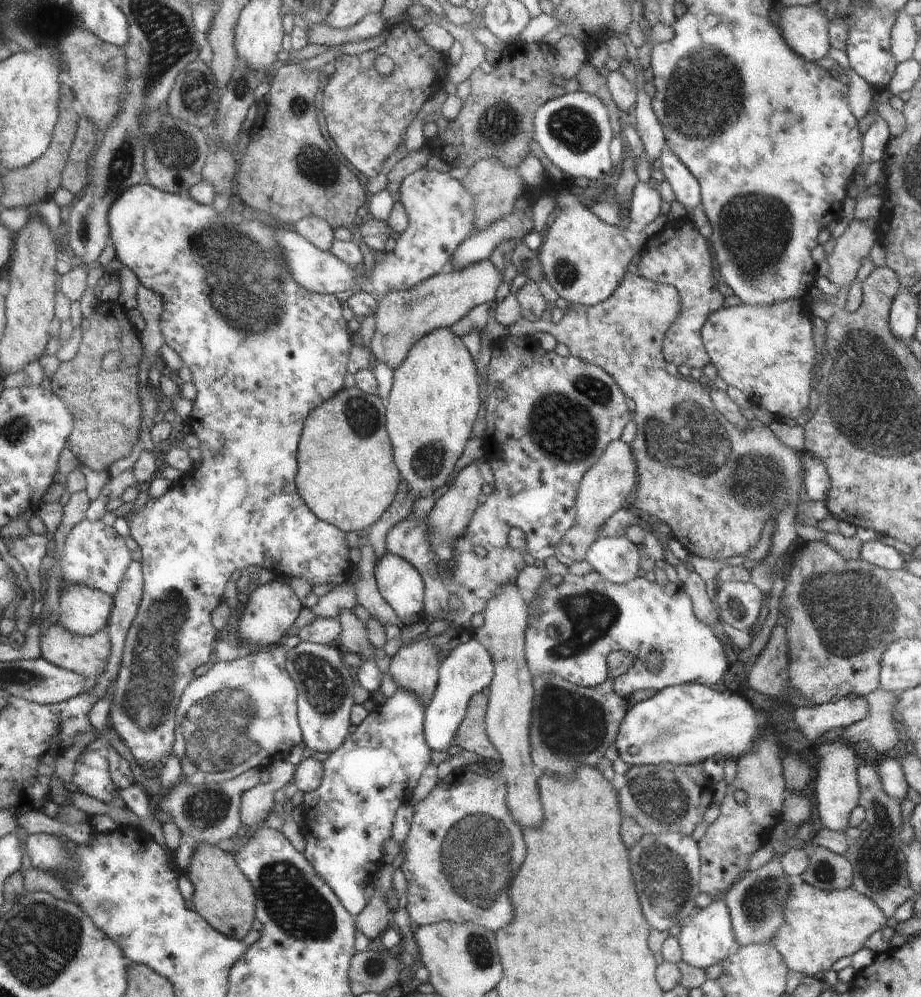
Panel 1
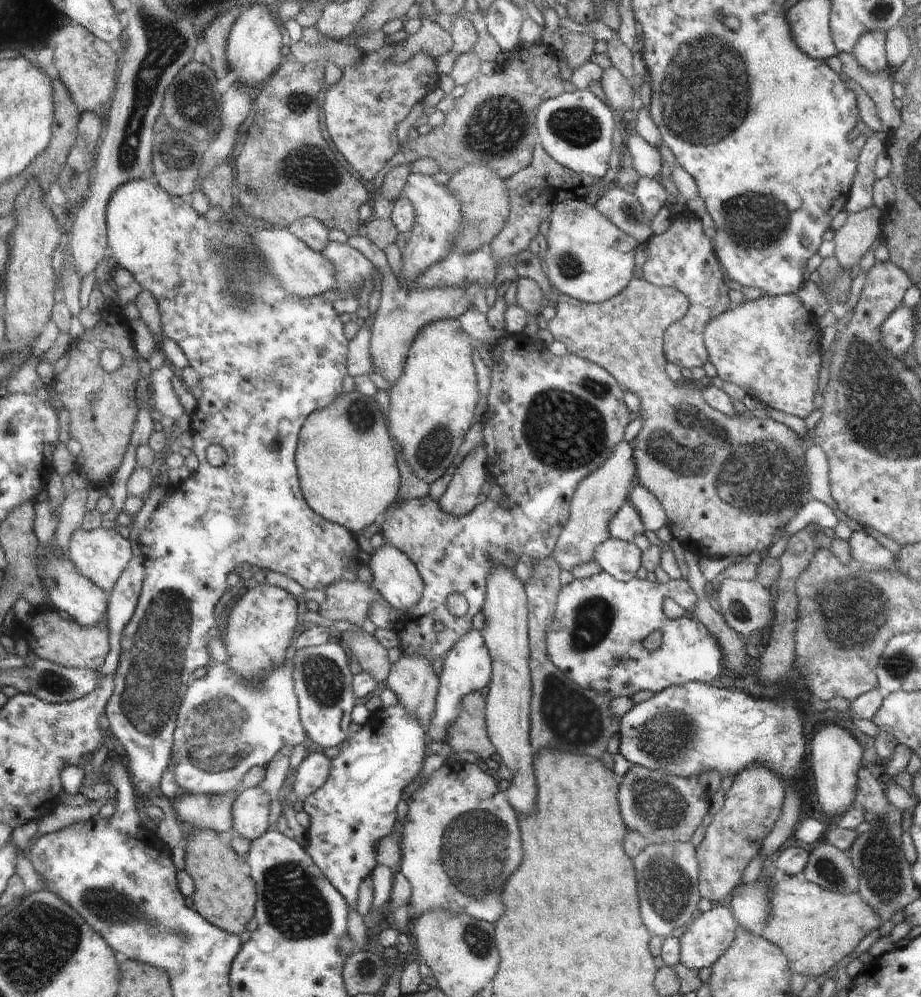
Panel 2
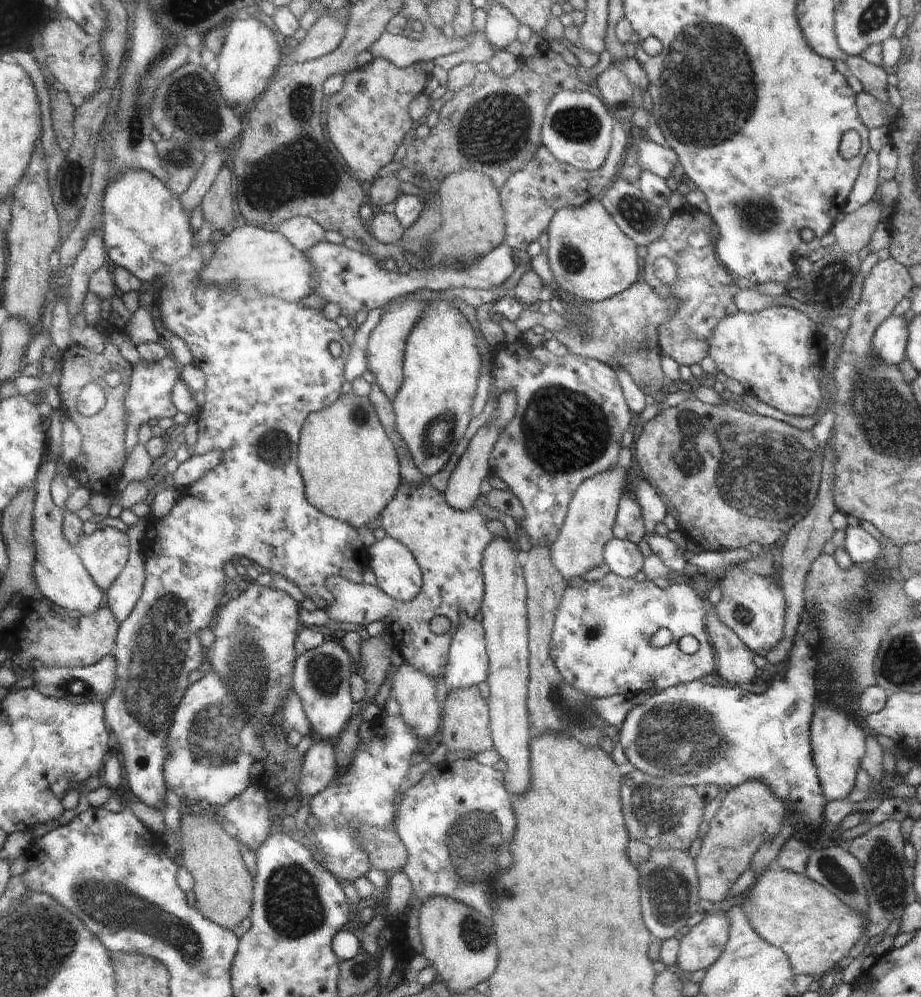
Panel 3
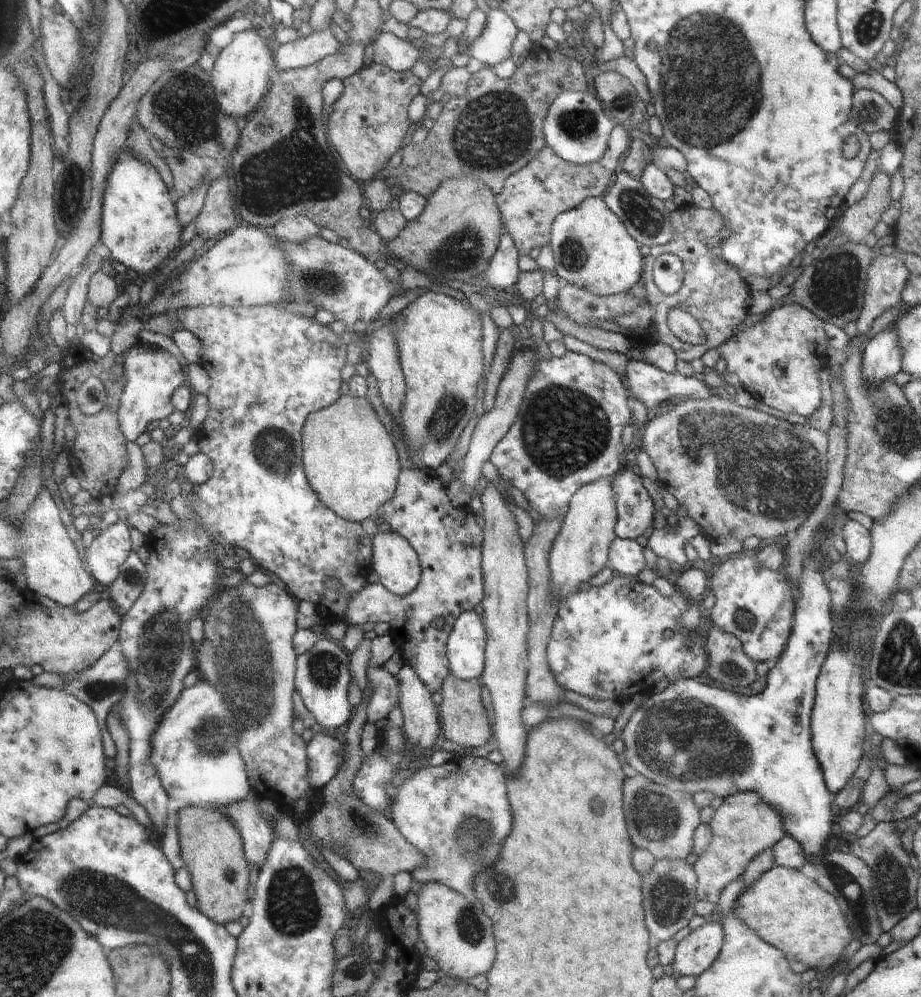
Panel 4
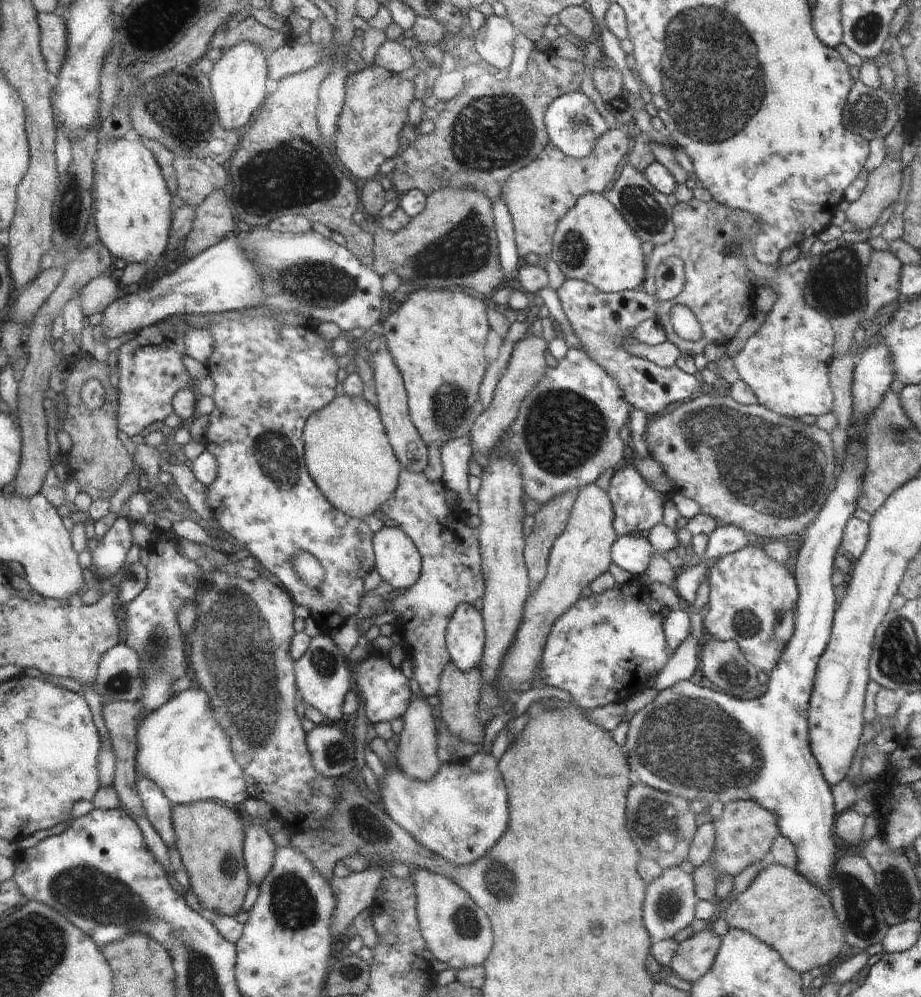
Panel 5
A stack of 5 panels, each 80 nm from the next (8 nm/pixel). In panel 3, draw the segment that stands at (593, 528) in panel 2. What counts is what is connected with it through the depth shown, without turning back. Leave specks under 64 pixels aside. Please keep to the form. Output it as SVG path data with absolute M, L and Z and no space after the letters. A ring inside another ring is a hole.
M625 448L619 460L609 471L587 478L578 490L578 498L570 501L570 518L566 519L566 530L558 533L556 540L549 546L549 555L556 571L567 582L572 576L582 577L589 570L596 569L605 562L605 546L614 539L613 526L620 508L621 496L626 490L626 470L632 464L632 452Z

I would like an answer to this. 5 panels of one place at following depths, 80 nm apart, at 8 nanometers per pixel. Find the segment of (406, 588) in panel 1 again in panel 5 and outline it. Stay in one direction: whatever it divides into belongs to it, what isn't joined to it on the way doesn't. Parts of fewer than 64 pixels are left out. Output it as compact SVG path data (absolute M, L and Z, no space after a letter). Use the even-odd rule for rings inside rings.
M386 523L374 533L377 571L394 590L416 584L422 573L421 553L398 525Z

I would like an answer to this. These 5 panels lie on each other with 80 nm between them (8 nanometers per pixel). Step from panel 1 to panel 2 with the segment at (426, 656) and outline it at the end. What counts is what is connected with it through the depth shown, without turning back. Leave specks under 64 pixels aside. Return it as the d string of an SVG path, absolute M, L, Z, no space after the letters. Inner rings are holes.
M404 655L391 664L386 686L394 691L399 703L417 716L426 729L437 710L441 675L422 655Z

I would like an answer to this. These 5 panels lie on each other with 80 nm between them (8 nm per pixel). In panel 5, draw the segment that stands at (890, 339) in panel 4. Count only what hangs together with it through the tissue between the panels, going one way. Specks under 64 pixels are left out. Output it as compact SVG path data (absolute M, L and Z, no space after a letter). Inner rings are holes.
M879 340L868 344L860 357L855 359L853 379L851 382L853 396L853 415L847 428L849 441L843 456L842 472L838 474L837 488L830 494L812 525L803 535L804 541L798 556L792 561L796 586L800 591L797 600L796 628L778 666L770 672L767 692L761 697L741 700L733 695L699 687L688 681L680 681L671 687L660 690L657 697L639 710L629 720L626 741L623 744L631 754L631 765L641 783L658 791L668 792L672 796L684 797L692 802L696 799L722 802L727 805L732 801L754 801L758 806L769 810L777 817L780 836L793 842L797 851L795 869L821 891L829 894L831 877L836 863L836 846L832 840L834 826L834 807L830 786L814 758L809 742L808 708L810 693L813 690L813 678L817 674L816 660L825 652L829 644L830 626L836 610L836 598L832 590L832 568L834 556L840 548L842 530L851 520L863 493L863 481L867 467L867 450L864 438L865 421L873 410L882 402L886 391L895 379L893 357L886 345Z

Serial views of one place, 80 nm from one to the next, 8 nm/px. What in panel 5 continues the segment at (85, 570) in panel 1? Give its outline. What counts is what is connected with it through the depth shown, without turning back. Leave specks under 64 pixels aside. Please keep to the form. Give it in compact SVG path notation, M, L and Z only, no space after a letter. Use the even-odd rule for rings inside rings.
M117 516L101 543L96 546L92 555L95 574L104 579L115 579L117 572L130 550L132 543L132 522L127 516Z

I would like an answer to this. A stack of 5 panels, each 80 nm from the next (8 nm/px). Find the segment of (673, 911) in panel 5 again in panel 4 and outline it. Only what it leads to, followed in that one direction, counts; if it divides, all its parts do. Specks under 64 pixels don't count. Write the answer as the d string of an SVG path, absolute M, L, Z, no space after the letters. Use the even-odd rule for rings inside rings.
M656 859L654 866L645 876L645 898L646 898L646 926L650 926L650 934L659 941L673 939L674 934L682 934L698 914L694 912L697 898L697 874L690 864L682 859Z

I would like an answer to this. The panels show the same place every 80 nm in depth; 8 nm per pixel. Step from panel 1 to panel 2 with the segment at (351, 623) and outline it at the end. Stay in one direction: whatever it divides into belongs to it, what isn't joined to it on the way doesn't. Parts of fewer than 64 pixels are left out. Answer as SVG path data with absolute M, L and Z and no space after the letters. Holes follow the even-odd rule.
M360 626L357 630L344 631L342 642L350 649L359 670L366 671L375 678L379 689L385 684L391 663L386 650L374 635L367 633Z

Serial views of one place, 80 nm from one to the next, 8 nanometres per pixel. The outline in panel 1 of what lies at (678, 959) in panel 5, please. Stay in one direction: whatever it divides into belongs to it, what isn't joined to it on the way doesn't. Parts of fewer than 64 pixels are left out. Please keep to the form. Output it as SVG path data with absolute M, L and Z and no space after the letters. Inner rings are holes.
M721 897L713 900L706 908L696 910L681 927L677 937L682 953L681 960L701 969L721 963L739 947L733 931L731 914Z

